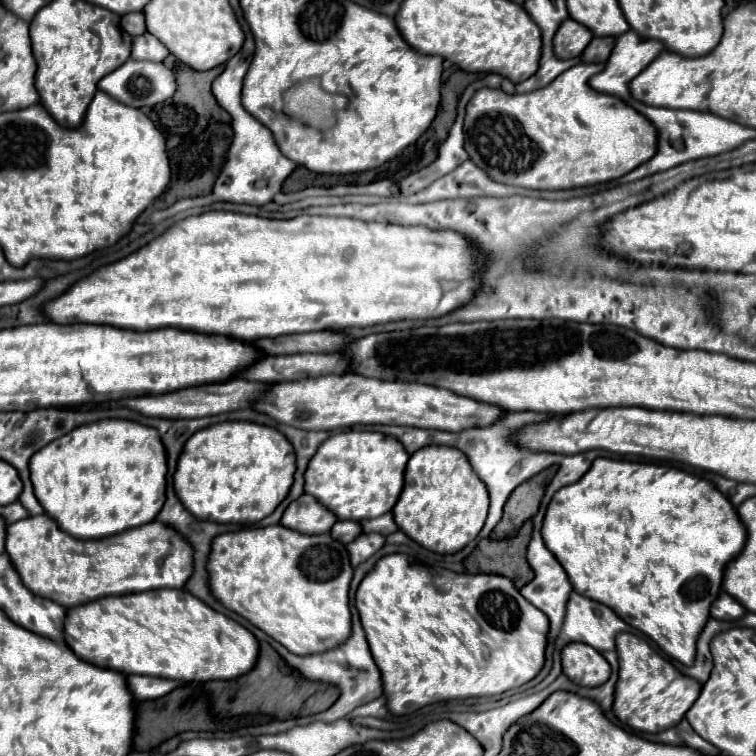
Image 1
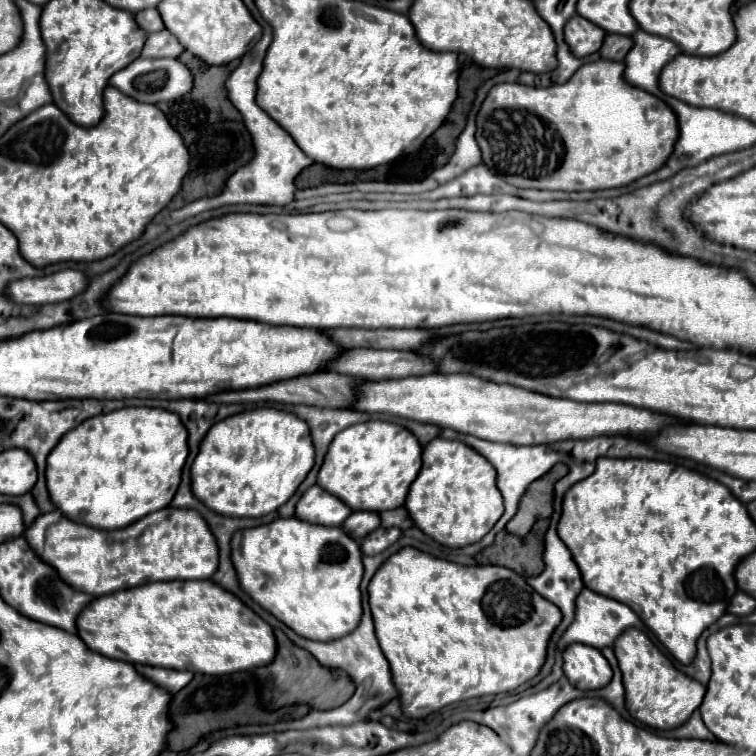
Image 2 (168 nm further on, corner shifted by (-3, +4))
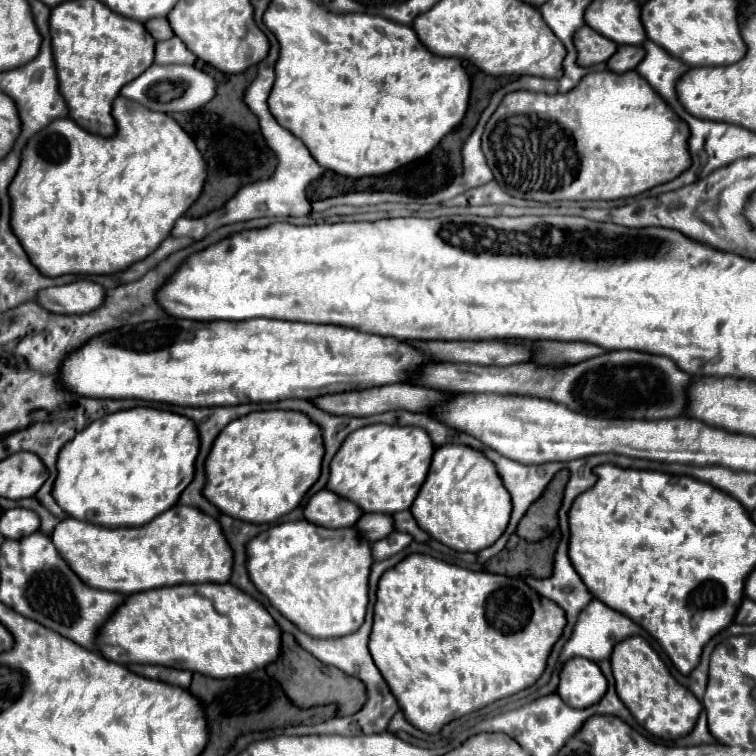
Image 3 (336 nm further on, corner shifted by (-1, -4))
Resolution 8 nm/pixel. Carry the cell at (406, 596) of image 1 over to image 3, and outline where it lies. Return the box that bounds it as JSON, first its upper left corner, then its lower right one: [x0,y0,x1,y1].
[368,553,566,733]

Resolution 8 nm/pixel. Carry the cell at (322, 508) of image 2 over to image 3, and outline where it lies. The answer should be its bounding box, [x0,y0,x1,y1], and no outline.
[304,489,362,529]

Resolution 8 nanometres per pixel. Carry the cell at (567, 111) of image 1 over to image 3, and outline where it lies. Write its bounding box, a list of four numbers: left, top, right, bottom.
[482,71,690,203]

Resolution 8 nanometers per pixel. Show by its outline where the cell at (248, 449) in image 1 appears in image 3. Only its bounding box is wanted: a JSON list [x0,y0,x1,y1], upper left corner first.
[202,411,324,523]

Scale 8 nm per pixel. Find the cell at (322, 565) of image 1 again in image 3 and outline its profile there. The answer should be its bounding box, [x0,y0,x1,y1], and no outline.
[246,521,372,639]

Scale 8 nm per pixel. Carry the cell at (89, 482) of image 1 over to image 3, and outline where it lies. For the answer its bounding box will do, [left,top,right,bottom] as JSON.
[52,407,198,527]

